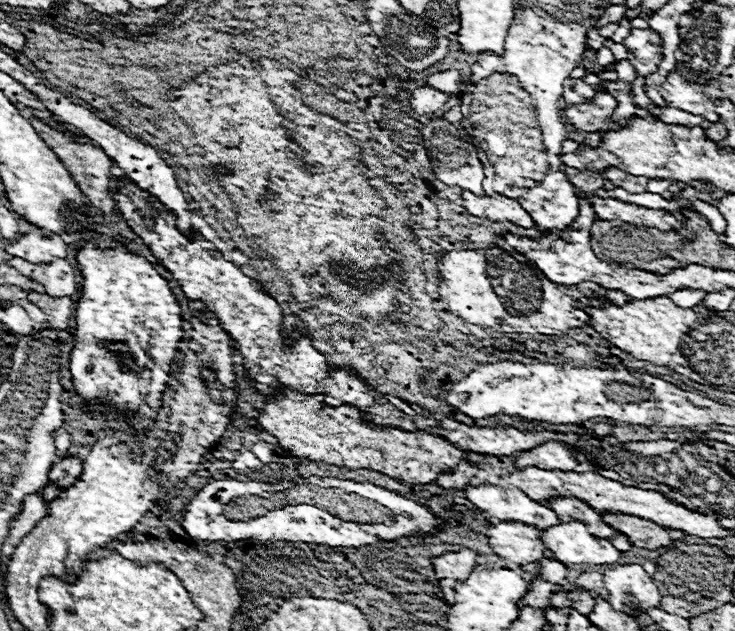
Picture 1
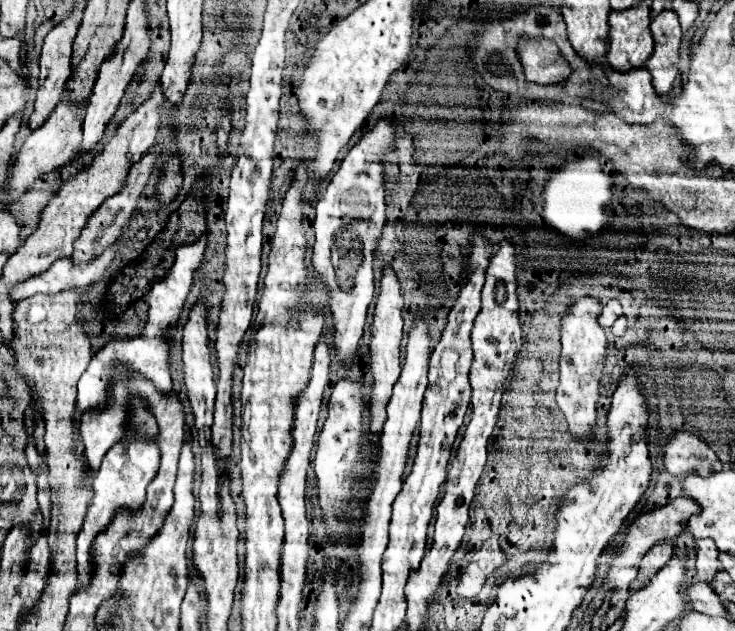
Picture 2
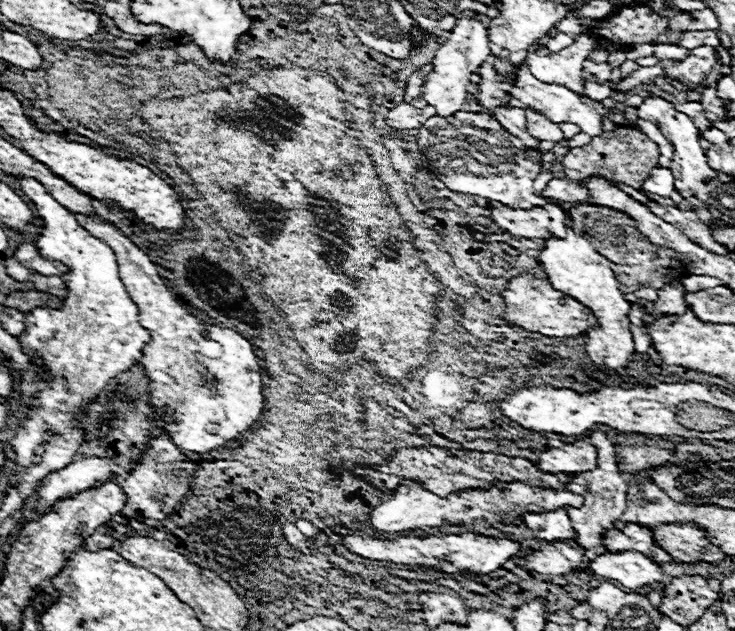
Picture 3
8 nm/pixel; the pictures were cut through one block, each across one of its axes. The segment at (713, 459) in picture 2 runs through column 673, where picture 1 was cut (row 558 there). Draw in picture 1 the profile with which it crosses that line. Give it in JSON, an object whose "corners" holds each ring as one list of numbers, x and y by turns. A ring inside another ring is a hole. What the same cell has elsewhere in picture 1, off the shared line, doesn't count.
{"corners":[[472,550,448,552,432,558,436,580,466,580,472,568,476,566,476,554]]}

